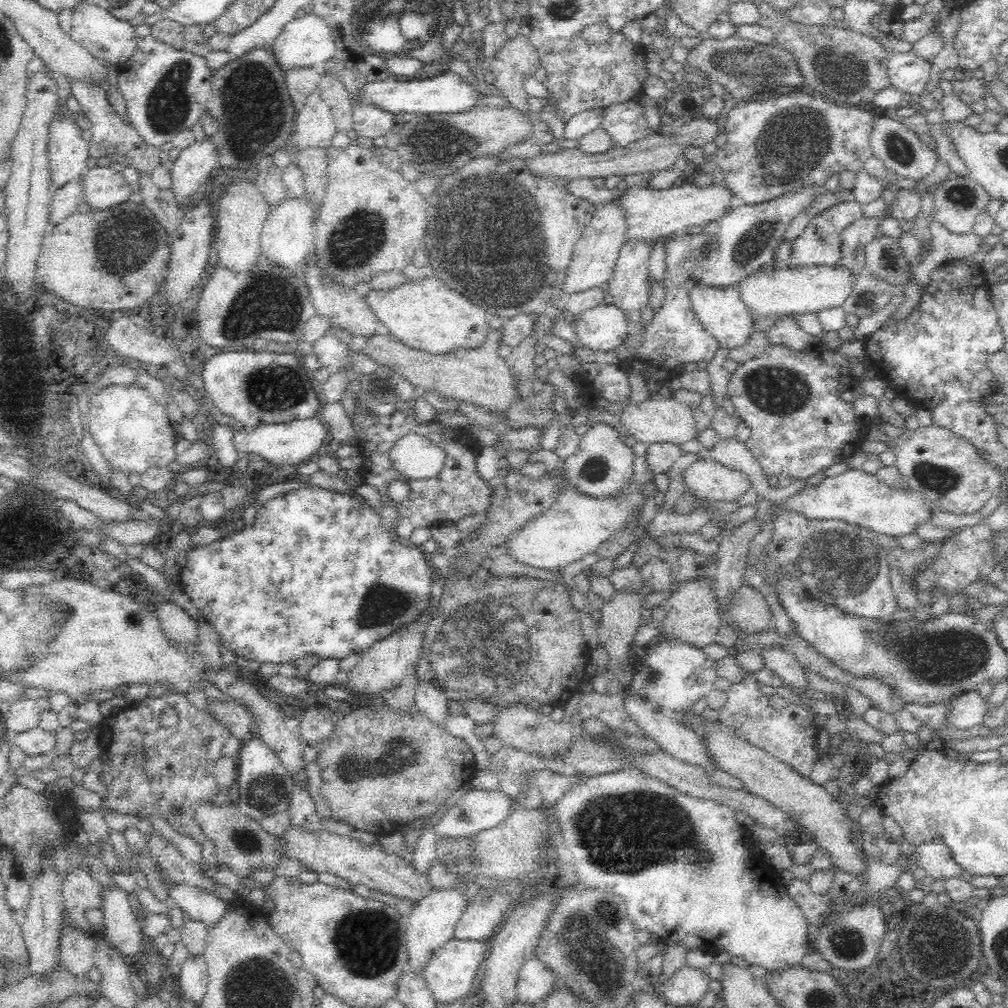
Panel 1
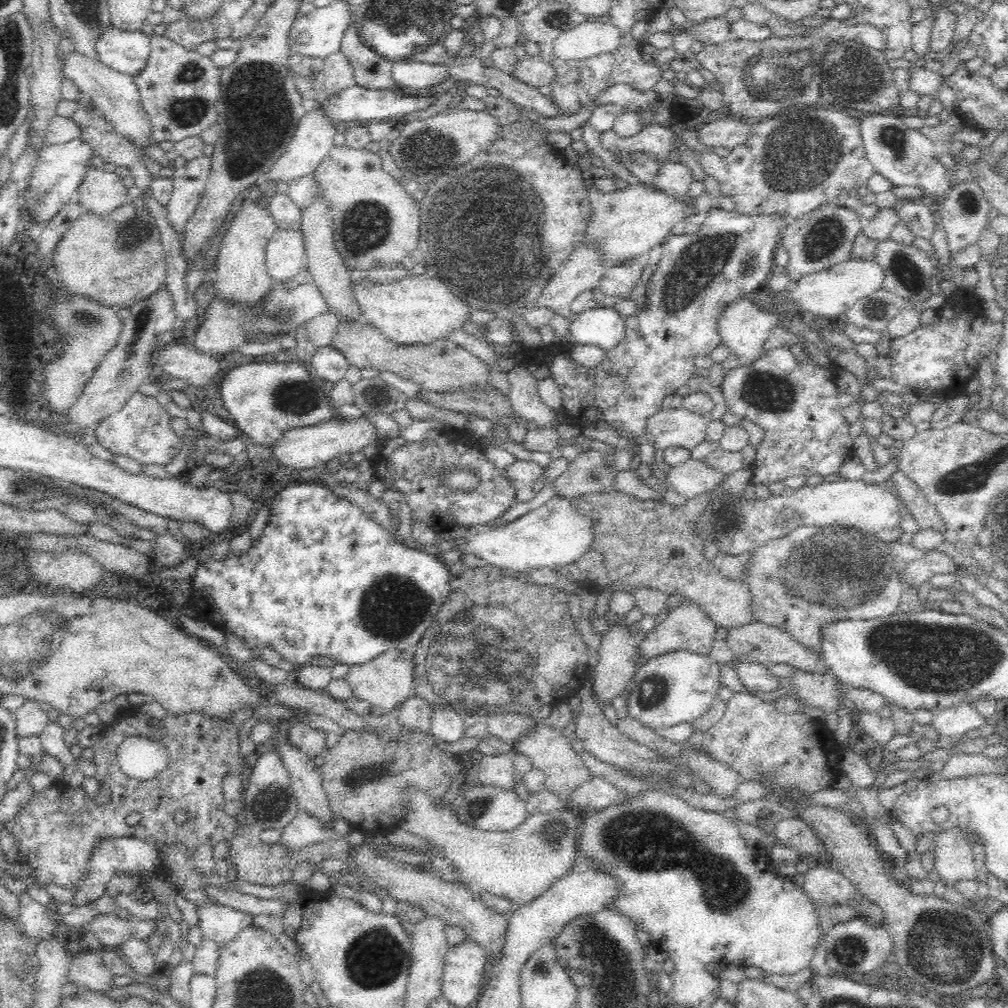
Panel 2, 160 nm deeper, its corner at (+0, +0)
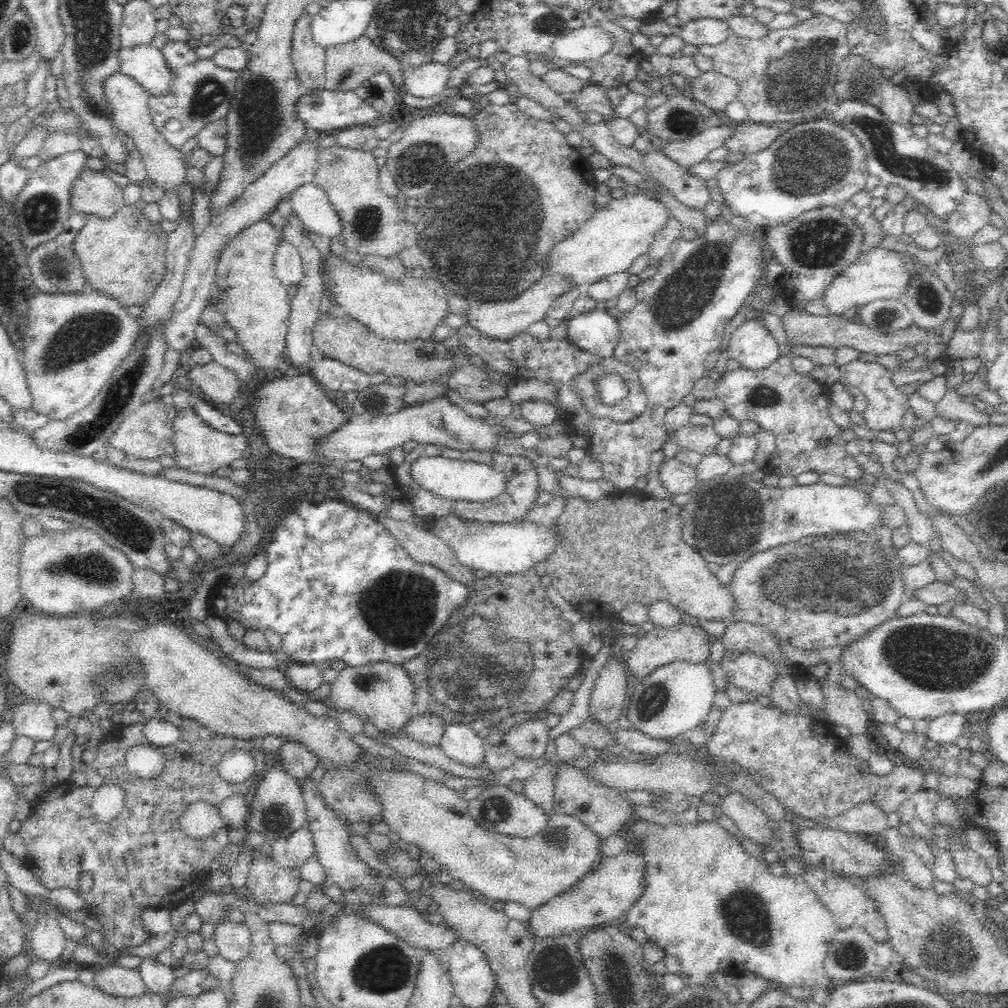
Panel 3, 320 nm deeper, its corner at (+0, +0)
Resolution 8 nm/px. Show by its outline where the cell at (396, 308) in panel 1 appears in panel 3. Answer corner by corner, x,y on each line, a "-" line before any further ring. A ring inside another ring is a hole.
332,255
327,257
325,265
327,278
331,284
332,298
346,314
366,325
379,337
396,342
420,339
429,343
429,339
434,336
434,330
448,318
448,290
444,292
444,288
430,278
412,278
406,275
402,279
386,279
384,274
374,272
362,263
354,266
344,258
338,259

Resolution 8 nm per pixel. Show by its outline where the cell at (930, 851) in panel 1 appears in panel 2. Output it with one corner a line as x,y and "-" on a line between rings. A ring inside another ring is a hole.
952,828
939,832
935,836
934,846
930,849
933,856
933,872
939,880
945,880
949,885
959,880
979,880
982,876
976,869
972,845
968,843
968,837
959,828

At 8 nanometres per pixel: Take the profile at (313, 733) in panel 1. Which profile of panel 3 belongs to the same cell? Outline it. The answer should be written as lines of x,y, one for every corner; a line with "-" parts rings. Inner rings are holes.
284,740
277,757
282,760
288,773
298,781
310,777
319,764
316,753
298,740

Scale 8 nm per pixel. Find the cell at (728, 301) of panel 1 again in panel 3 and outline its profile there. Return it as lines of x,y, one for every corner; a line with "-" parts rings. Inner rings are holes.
750,313
731,334
726,350
730,359
751,370
768,368
782,353
774,336

